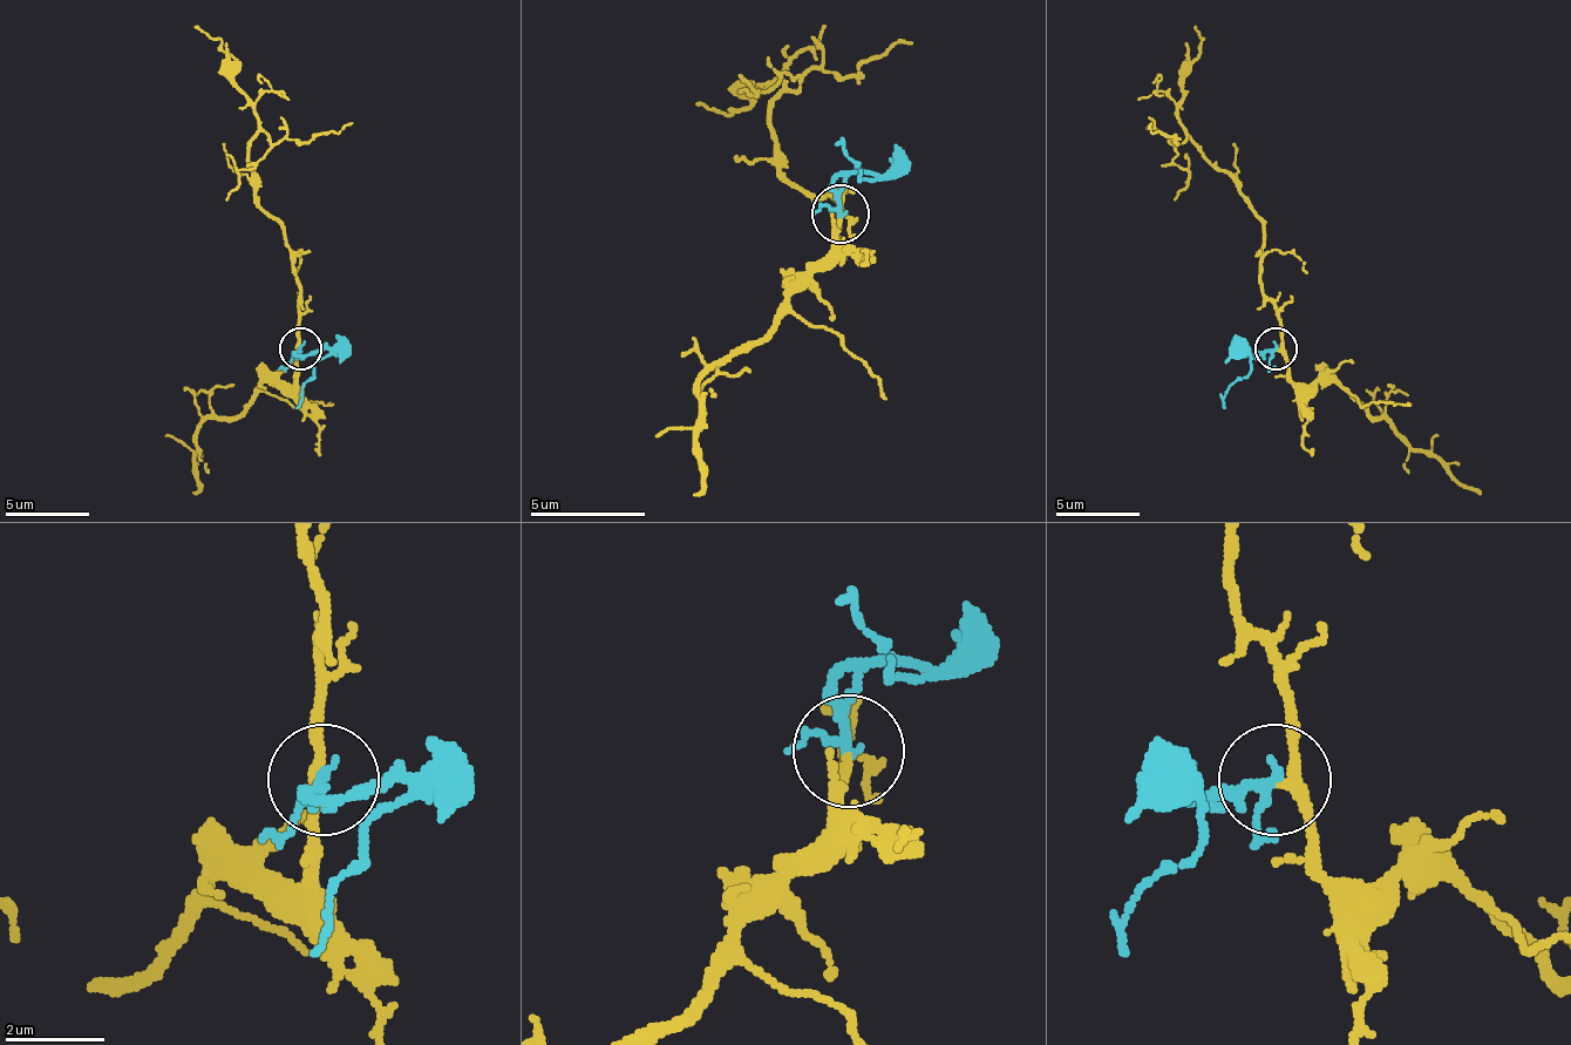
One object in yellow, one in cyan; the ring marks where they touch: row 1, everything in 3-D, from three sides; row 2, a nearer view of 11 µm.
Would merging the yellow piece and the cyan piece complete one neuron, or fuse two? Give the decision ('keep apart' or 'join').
join

